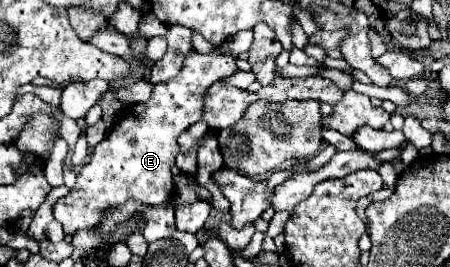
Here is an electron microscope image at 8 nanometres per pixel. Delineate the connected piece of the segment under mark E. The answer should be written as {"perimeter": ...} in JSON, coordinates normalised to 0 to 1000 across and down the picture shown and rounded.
{"perimeter":[[[487,176],[469,199],[424,191],[411,213],[398,281],[349,311],[327,386],[278,401],[247,498],[211,543],[198,618],[171,648],[167,708],[118,768],[118,805],[140,843],[140,865],[162,880],[176,858],[198,858],[224,828],[229,783],[260,775],[291,738],[331,768],[371,760],[389,730],[380,618],[398,573],[393,521],[420,468],[447,446],[447,371],[460,326],[527,266],[522,228],[527,213],[500,206]]]}

